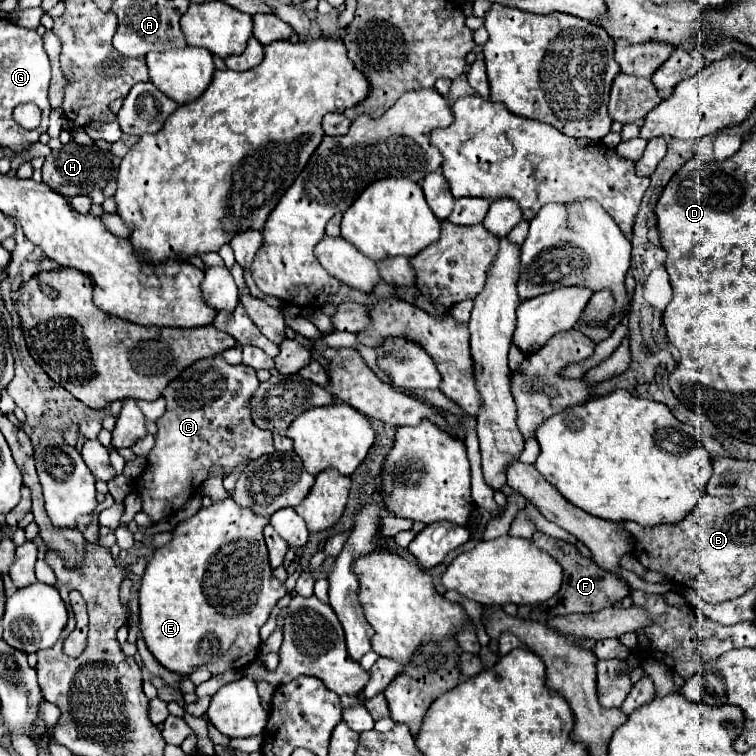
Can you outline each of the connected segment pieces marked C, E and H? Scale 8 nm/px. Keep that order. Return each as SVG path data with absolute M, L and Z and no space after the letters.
M214 356L214 358L196 360L194 364L184 368L184 372L180 372L180 376L164 388L162 396L166 400L166 410L162 418L156 420L156 426L158 426L156 444L148 456L144 474L136 480L136 484L140 486L136 488L136 492L140 492L140 498L142 498L142 512L146 512L153 523L166 518L168 514L178 512L182 504L200 490L202 482L210 478L208 472L212 466L220 466L222 476L228 476L230 472L234 472L234 468L240 462L254 460L274 452L272 432L256 428L250 418L250 398L256 392L258 384L260 382L256 378L254 368L248 368L244 364L232 366L222 356Z
M226 498L180 522L172 532L172 540L154 552L140 586L140 632L148 650L164 668L180 676L192 674L198 666L208 668L212 674L222 674L232 668L246 668L256 660L260 650L258 632L276 602L286 594L286 586L274 578L268 562L262 536L266 524L268 518L260 518Z
M68 142L60 150L54 150L46 156L46 162L42 166L44 182L58 194L72 198L80 194L90 194L94 188L104 188L110 180L116 180L120 170L120 158L116 158L112 152L100 150L96 146L80 146L76 142Z

